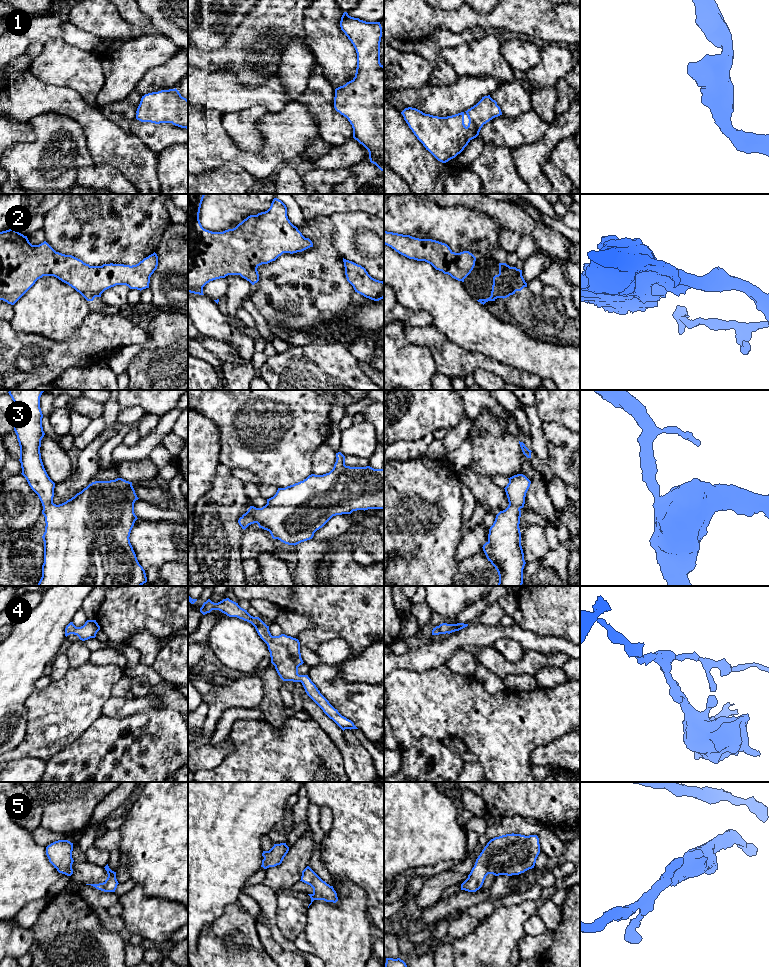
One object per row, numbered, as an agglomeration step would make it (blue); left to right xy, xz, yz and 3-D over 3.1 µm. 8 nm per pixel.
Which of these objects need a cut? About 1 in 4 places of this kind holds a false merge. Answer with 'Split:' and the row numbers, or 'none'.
Split: none

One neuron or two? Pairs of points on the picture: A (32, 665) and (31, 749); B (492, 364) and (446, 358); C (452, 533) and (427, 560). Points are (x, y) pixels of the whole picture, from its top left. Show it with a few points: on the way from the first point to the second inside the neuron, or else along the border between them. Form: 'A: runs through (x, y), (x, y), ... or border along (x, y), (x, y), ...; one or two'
A: border along (34, 689), (26, 701), (26, 714); two
B: runs through (481, 361), (457, 361); one
C: runs through (445, 540), (433, 553); one

